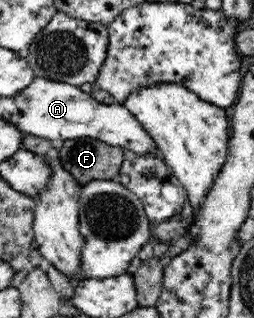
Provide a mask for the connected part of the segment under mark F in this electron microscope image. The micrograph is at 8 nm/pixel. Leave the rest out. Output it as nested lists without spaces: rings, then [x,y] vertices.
[[[89,137],[58,143],[55,155],[63,169],[81,185],[97,179],[112,180],[125,160],[122,147]]]

